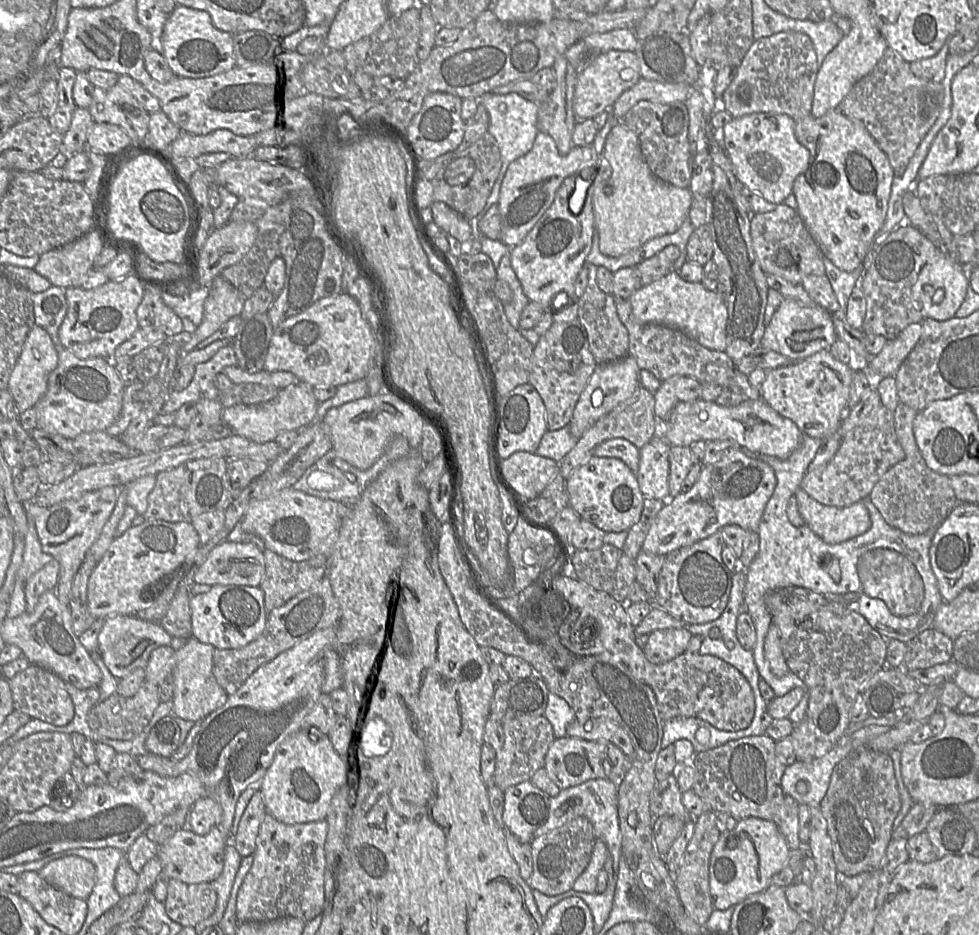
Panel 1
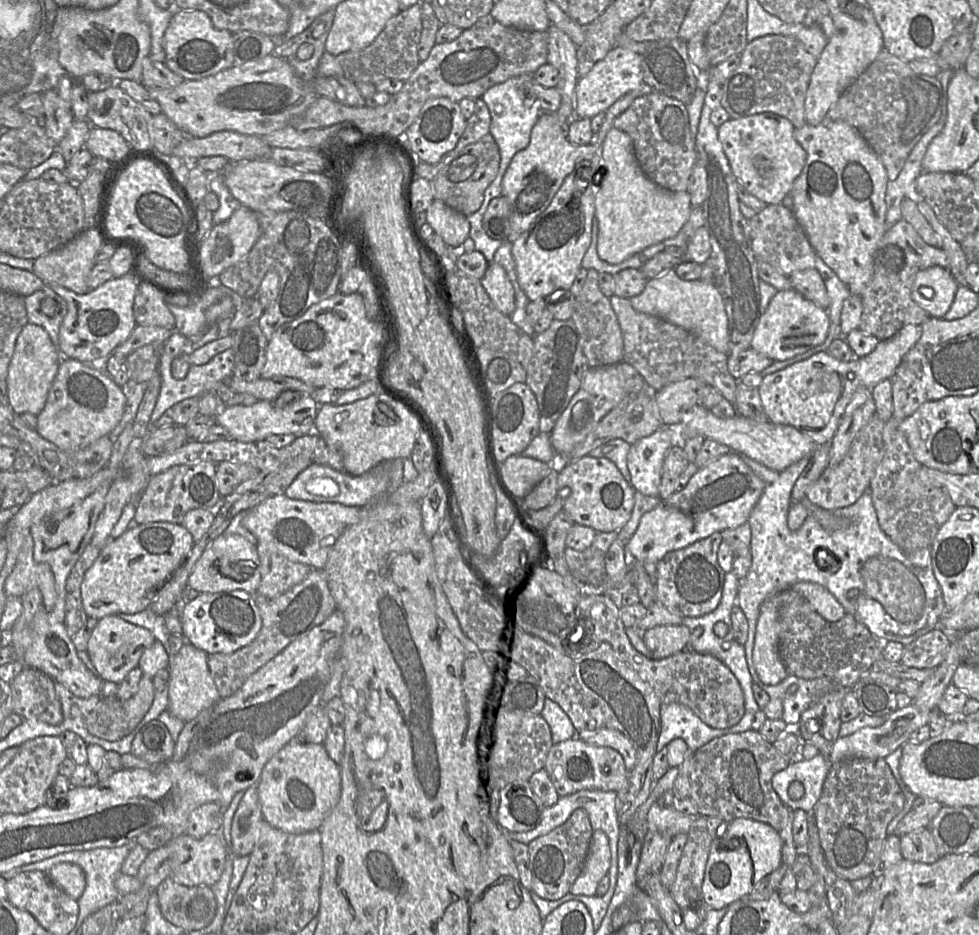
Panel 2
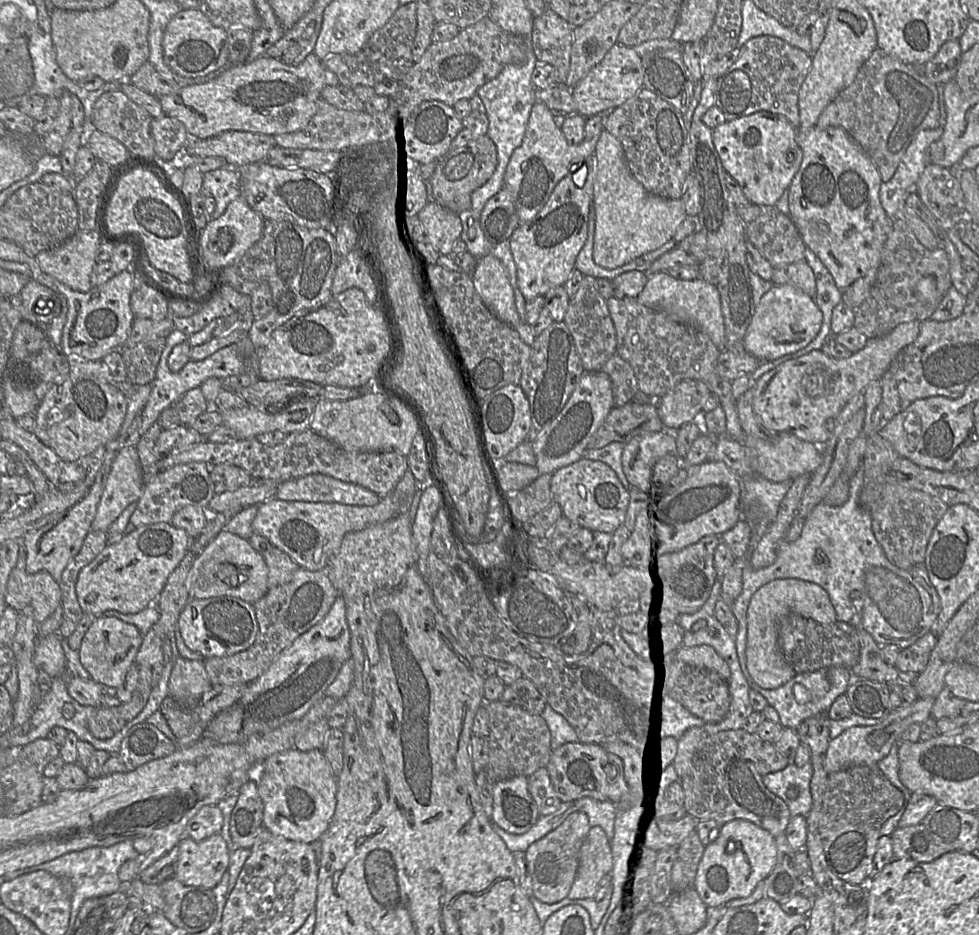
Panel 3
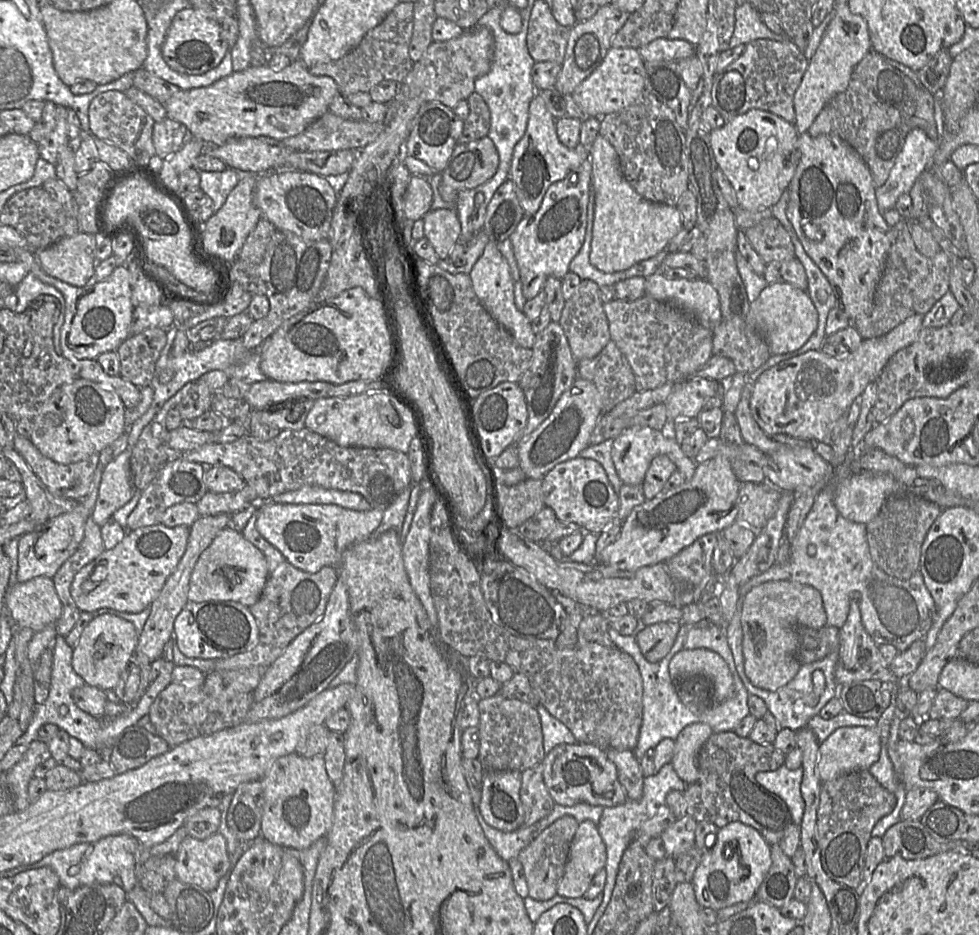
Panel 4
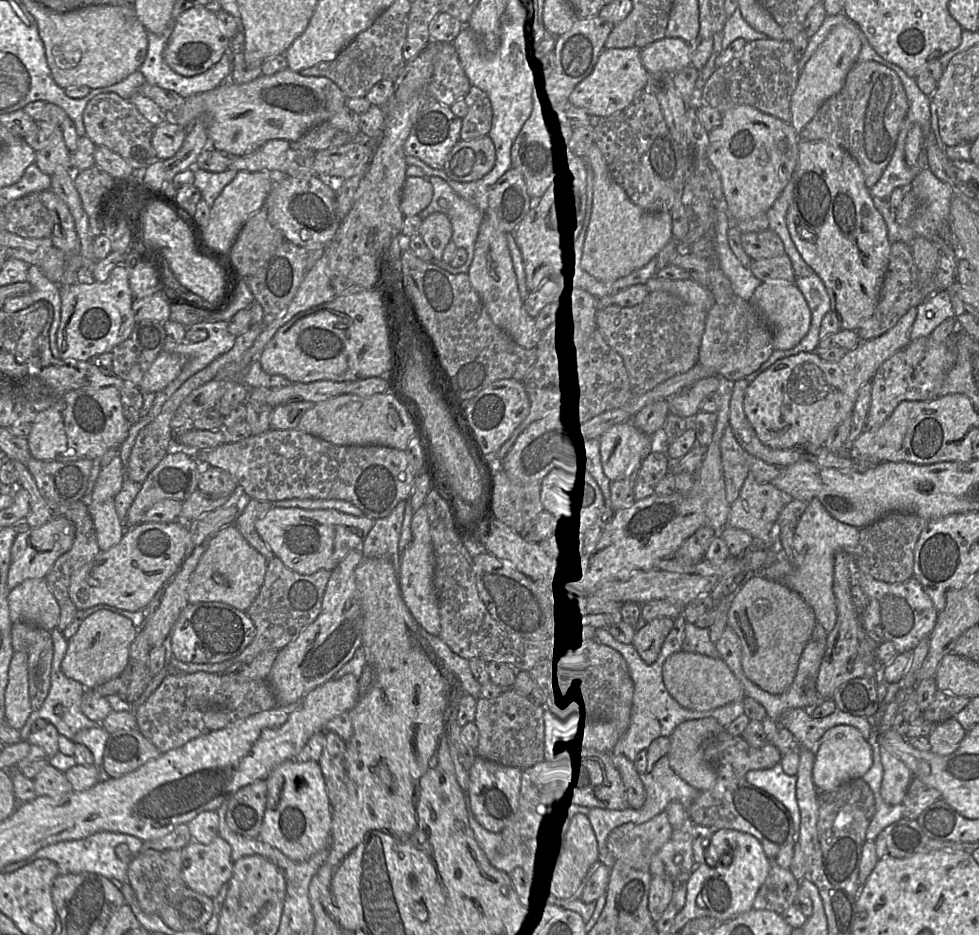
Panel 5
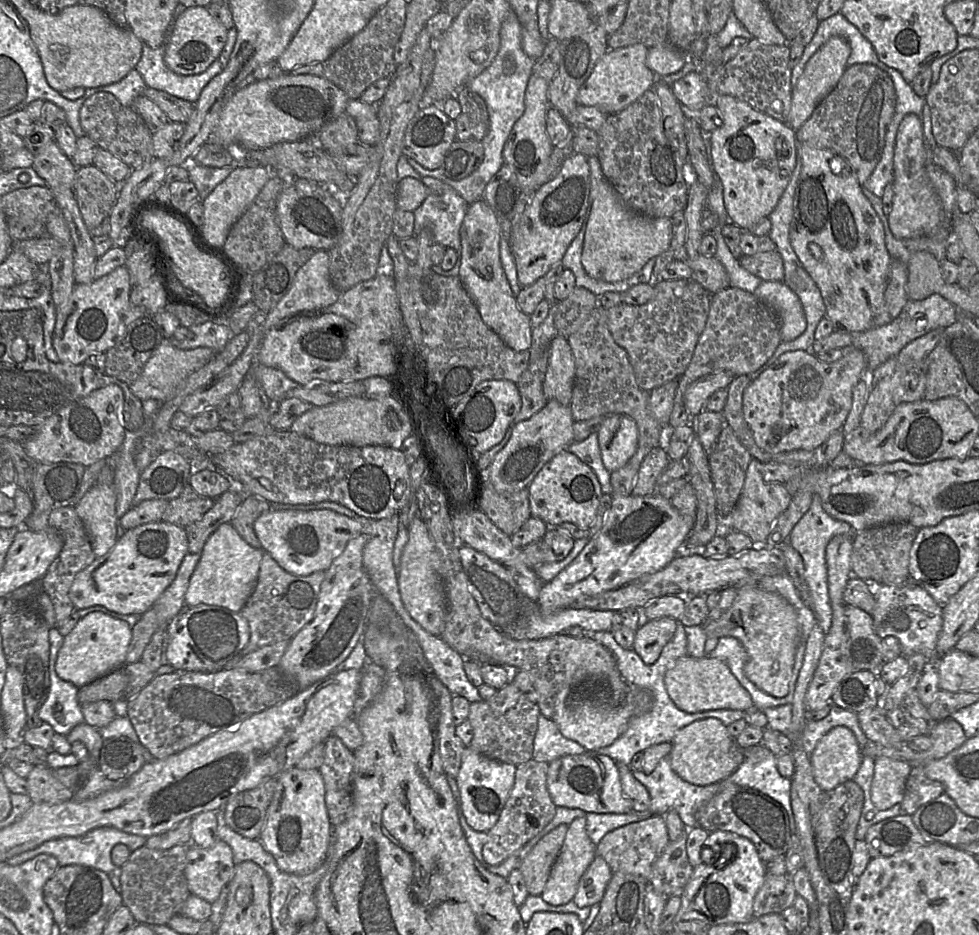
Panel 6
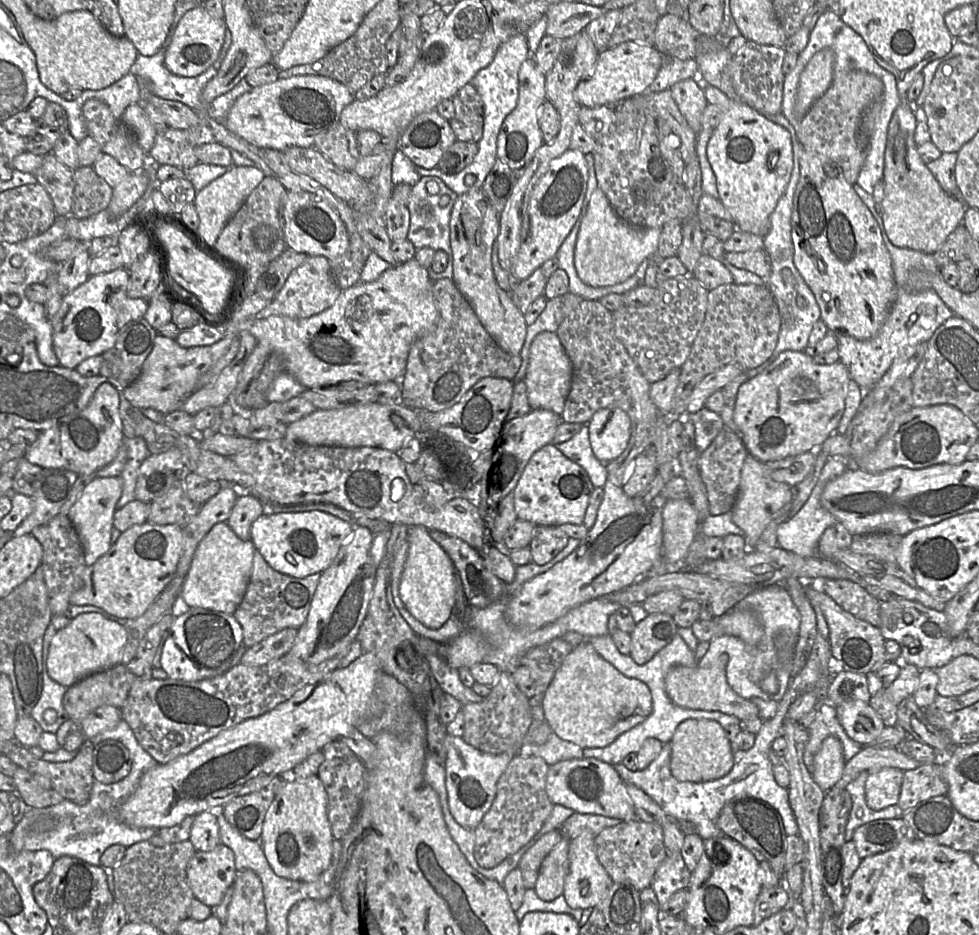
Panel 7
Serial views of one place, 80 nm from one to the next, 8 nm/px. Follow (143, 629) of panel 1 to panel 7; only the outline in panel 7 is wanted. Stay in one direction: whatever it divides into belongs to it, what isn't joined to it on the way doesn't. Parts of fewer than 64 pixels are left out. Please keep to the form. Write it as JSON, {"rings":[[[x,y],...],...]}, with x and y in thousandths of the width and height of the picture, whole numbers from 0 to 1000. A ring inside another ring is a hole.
{"rings":[[[84,656],[54,680],[47,706],[49,722],[59,732],[72,735],[83,726],[124,709],[130,687],[130,673],[101,656]]]}

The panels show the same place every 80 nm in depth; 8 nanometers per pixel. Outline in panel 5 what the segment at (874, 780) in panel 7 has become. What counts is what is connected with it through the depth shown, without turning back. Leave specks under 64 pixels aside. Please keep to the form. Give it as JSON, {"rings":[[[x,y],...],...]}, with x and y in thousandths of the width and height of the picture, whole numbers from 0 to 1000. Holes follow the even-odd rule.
{"rings":[[[899,799],[899,807],[902,818],[899,850],[903,858],[909,862],[920,860],[933,829],[920,813],[904,800]]]}

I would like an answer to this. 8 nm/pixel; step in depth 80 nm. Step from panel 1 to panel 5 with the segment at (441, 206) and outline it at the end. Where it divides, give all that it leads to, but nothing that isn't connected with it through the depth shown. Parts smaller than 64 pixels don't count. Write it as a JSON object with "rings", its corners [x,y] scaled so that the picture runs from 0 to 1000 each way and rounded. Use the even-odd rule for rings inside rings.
{"rings":[[[450,227],[439,229],[431,234],[428,251],[442,272],[443,279],[449,279],[462,253],[462,240],[459,232]]]}

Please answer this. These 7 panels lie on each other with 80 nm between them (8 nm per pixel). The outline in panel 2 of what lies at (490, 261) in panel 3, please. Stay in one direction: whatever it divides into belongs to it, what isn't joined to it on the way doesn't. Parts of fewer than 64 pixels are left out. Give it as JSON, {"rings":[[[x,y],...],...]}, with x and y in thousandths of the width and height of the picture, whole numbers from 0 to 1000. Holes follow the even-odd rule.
{"rings":[[[501,280],[490,303],[506,328],[520,338],[526,330],[526,313],[515,287],[507,280]]]}

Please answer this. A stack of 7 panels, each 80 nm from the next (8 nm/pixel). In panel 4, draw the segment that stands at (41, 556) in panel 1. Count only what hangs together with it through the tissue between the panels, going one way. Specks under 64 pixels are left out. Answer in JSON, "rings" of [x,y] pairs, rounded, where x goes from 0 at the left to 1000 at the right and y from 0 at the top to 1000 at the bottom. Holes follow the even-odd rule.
{"rings":[[[38,616],[23,624],[16,622],[5,635],[5,648],[19,672],[40,676],[57,666],[63,658],[63,645],[53,618]]]}

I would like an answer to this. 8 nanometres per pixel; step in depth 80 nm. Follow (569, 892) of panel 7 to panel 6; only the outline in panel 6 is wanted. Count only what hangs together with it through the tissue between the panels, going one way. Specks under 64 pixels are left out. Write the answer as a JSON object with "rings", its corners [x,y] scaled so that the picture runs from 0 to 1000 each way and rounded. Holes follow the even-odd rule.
{"rings":[[[609,914],[591,941],[589,953],[584,964],[592,971],[612,967],[626,932],[612,914]]]}

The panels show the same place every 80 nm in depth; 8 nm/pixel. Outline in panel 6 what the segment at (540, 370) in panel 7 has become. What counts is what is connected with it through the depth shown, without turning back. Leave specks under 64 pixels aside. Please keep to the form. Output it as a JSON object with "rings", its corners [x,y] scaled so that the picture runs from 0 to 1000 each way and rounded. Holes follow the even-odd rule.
{"rings":[[[572,358],[566,360],[561,368],[560,381],[555,419],[560,428],[581,433],[587,407],[587,388],[579,363]]]}

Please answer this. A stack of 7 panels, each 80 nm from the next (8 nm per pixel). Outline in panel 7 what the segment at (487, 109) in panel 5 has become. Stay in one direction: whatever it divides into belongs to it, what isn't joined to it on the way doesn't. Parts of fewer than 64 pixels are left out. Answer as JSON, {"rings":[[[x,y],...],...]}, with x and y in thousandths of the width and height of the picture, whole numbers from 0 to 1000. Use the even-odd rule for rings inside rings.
{"rings":[[[482,89],[475,90],[462,104],[465,123],[460,134],[467,150],[475,152],[490,151],[494,138],[493,108]]]}

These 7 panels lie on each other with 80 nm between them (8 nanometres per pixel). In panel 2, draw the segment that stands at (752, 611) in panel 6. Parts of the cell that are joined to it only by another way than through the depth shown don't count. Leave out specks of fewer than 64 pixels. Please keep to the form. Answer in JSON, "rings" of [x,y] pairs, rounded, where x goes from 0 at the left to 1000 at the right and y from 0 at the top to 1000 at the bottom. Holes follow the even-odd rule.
{"rings":[[[814,622],[807,630],[823,640],[831,652],[844,664],[856,664],[864,657],[856,642],[837,625]],[[789,637],[776,649],[768,701],[773,723],[779,733],[794,733],[806,722],[797,704],[795,677],[795,653],[792,637]]]}

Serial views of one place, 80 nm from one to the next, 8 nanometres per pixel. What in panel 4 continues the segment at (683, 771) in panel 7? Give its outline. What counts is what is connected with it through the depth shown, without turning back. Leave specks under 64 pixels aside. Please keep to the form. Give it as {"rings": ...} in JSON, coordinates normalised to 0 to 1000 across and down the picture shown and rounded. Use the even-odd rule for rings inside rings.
{"rings":[[[708,773],[696,781],[689,790],[685,817],[694,832],[702,840],[713,835],[712,809],[716,798],[728,784],[723,774]]]}

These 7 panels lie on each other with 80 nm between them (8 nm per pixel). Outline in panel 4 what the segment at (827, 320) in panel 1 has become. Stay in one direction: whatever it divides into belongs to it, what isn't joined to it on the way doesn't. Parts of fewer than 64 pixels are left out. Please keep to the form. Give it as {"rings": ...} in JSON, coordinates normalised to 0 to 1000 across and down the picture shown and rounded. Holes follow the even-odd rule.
{"rings":[[[806,303],[784,304],[766,325],[762,348],[776,356],[789,380],[802,379],[818,372],[836,349],[836,334],[823,310]]]}

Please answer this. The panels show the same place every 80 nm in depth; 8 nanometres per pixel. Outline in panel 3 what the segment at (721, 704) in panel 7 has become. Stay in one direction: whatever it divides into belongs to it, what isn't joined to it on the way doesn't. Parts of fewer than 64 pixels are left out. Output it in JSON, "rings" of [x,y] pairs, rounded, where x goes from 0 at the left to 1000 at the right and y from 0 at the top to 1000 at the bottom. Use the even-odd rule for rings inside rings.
{"rings":[[[722,690],[708,693],[697,692],[692,701],[692,710],[713,712],[730,718],[744,730],[747,724],[742,707]]]}

